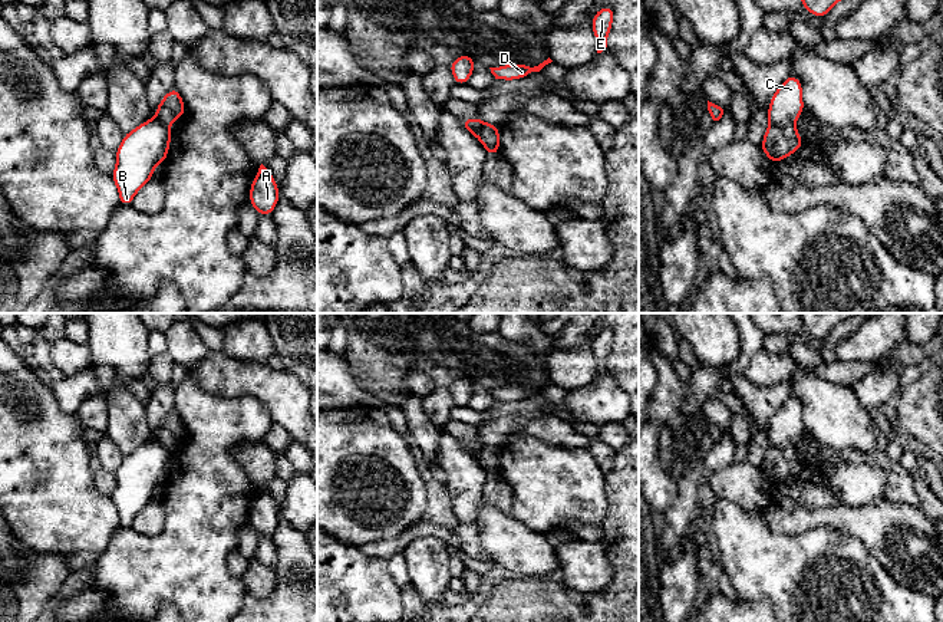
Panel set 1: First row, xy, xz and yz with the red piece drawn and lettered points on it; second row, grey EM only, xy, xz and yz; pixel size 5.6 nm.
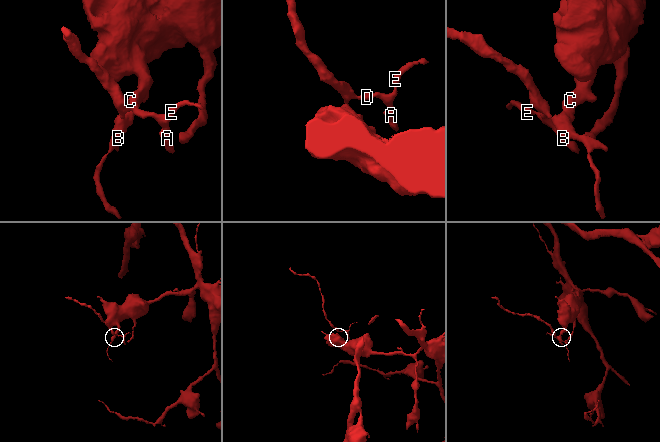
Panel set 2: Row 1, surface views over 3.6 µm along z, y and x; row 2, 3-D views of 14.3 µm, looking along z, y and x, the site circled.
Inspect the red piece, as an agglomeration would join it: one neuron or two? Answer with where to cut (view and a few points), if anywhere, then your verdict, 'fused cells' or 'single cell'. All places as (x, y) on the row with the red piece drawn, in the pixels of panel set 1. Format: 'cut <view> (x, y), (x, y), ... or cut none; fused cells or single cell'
cut yz (770, 122), (778, 127), (793, 127); fused cells

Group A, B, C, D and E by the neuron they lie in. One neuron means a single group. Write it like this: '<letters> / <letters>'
A B D E / C

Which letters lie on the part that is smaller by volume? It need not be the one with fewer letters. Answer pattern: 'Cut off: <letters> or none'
Cut off: A, B, D, E

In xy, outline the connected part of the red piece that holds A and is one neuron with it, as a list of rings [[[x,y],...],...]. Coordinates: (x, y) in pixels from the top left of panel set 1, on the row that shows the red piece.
[[[261,164],[250,187],[250,204],[260,215],[271,215],[278,200],[277,182]]]

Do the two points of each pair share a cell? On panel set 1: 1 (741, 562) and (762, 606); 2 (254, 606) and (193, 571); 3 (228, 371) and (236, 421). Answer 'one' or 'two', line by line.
1: two
2: two
3: two

